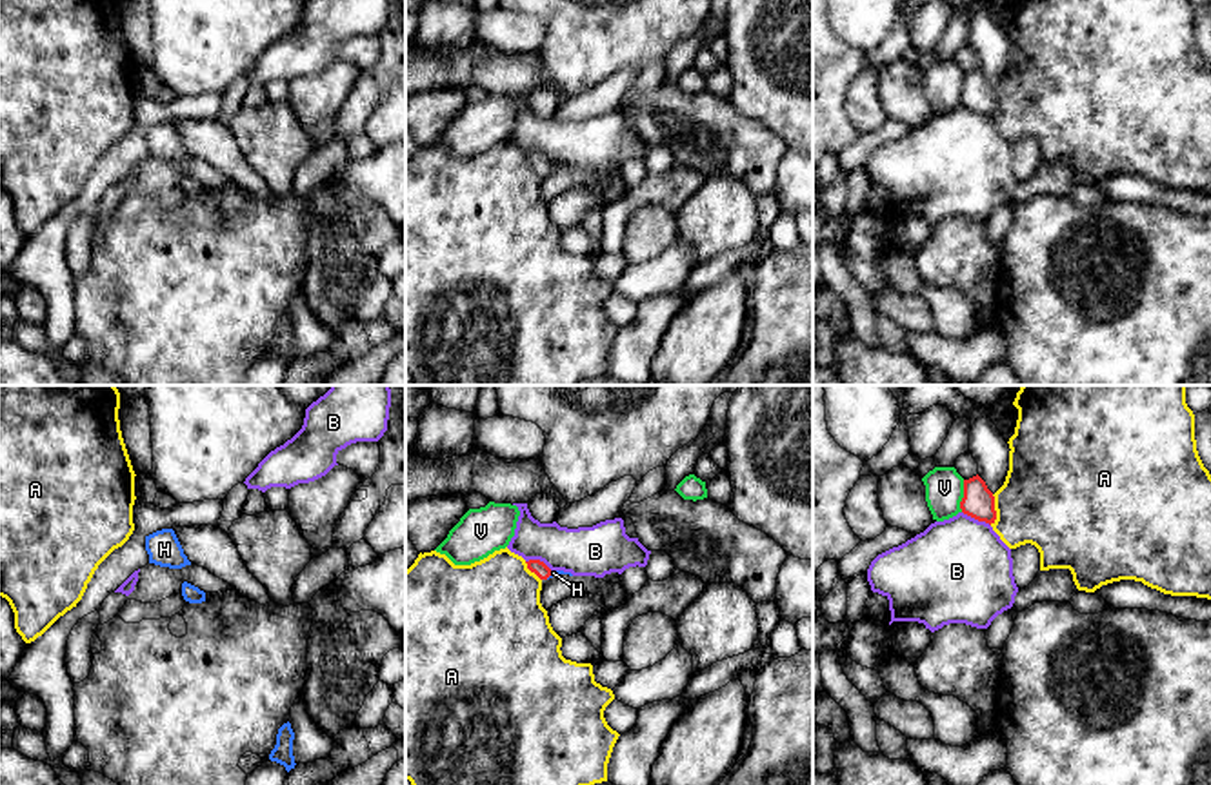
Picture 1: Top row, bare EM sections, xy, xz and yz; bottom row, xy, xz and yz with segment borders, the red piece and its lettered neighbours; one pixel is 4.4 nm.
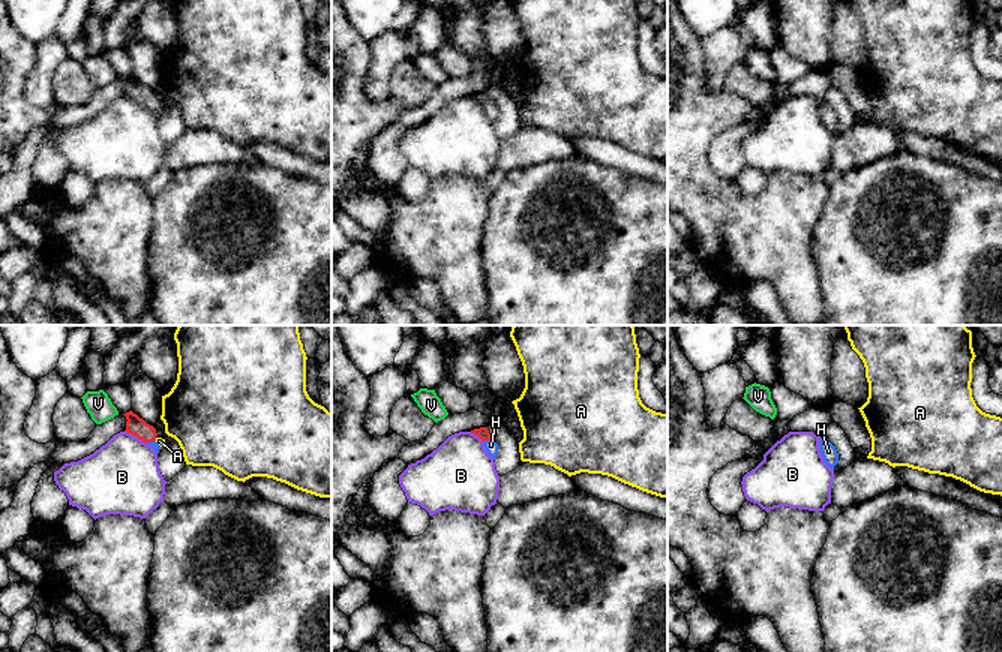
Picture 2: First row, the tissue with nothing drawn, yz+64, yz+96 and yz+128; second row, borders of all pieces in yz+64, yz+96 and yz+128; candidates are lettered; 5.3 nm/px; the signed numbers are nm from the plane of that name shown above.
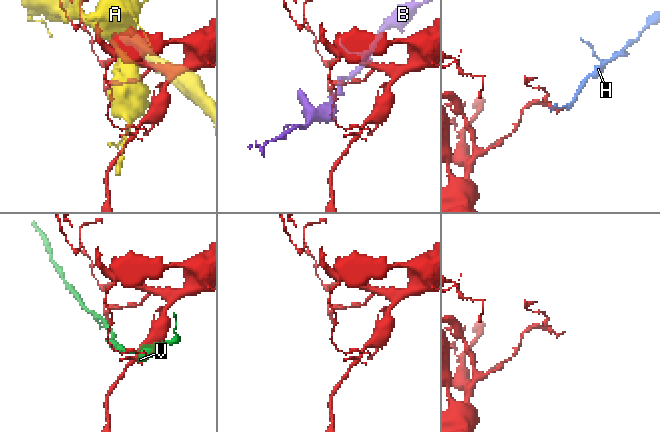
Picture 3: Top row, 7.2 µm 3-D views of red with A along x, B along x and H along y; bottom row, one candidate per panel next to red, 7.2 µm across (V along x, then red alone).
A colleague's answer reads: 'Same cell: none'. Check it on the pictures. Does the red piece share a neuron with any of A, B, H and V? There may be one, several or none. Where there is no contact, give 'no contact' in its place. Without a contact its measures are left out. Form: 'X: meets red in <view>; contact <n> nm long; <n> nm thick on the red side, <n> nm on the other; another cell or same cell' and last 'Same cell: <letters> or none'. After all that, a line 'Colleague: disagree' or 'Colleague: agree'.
A: meets red in yz; contact 140 nm long; 140 nm thick on the red side, 420 nm on the other; another cell
B: meets red in yz; contact 140 nm long; 140 nm thick on the red side, 460 nm on the other; another cell
H: meets red in xz; contact 50 nm long; 70 nm thick on the red side, 30 nm on the other; same cell
V: meets red in yz; contact 140 nm long; 140 nm thick on the red side, 180 nm on the other; another cell
Same cell: H
Colleague: disagree

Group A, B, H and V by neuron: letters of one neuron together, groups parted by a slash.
A / B / H / V

